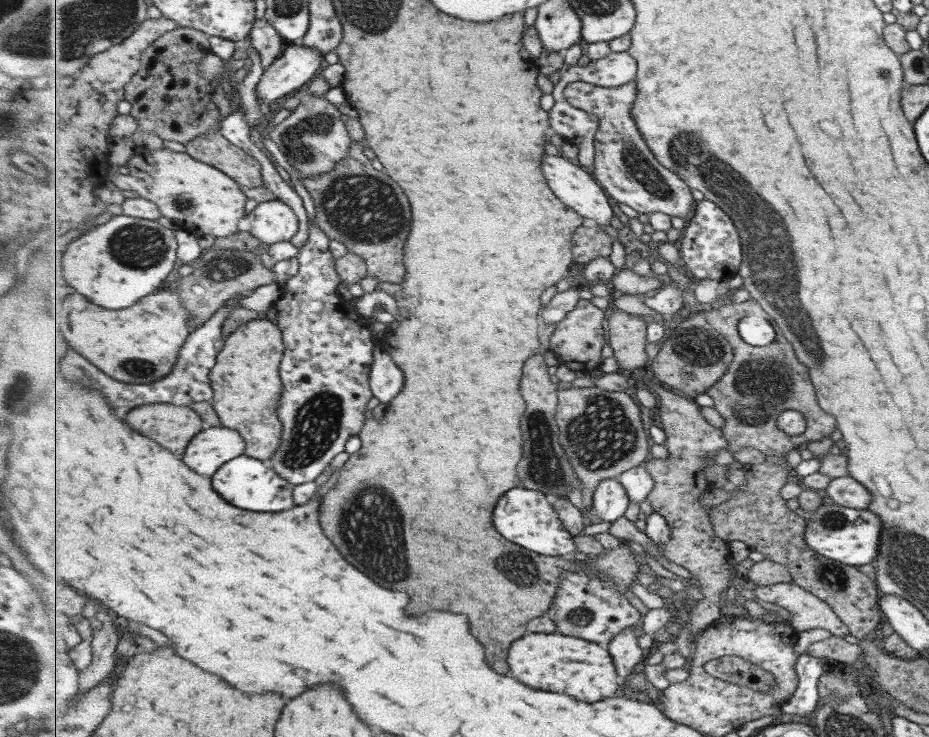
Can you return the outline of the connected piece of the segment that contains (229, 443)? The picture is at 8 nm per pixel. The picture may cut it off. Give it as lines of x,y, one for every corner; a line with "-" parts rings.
228,427
204,429
197,440
189,444
185,452
185,462
205,476
213,476
229,460
246,455
244,436

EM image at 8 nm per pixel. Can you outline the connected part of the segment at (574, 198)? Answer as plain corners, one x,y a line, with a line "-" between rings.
545,154
545,176
549,180
549,187
556,193
557,197
573,210
576,210
581,216
594,220
598,228
611,226
613,220
613,206
609,195
595,182
595,178
585,172
582,166
577,166
565,158
561,158
561,154
548,155

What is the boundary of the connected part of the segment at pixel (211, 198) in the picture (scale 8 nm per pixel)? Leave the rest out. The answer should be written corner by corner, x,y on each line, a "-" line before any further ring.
144,147
136,149
126,163
129,174
123,175
108,169
107,179
120,191
130,190
155,202
162,216
175,221
176,227
199,234
211,234
214,237
227,237
237,234
237,224
246,217
245,204
250,200
241,186
228,173
213,165
193,158
184,152
173,152
167,148
150,150

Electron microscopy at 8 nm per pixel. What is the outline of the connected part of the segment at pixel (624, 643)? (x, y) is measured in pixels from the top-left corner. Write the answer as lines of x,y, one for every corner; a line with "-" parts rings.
627,628
627,630
621,632
621,634
615,636
612,642
607,646
610,652
613,655
614,664
616,665
617,672
621,676
621,682
625,682
627,680
627,676
633,675
637,670
635,666
639,666
644,663
643,654
648,654
648,651
641,649
639,646
639,640
637,640
637,636
635,636
636,630
633,628

